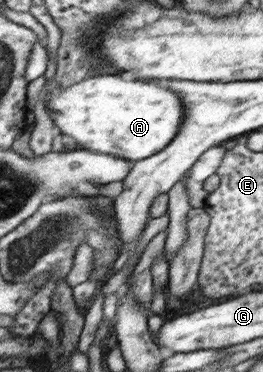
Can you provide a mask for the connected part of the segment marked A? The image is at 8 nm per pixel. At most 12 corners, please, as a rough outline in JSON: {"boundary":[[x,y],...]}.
{"boundary":[[89,76],[51,119],[92,152],[142,161],[183,120],[165,86]]}

